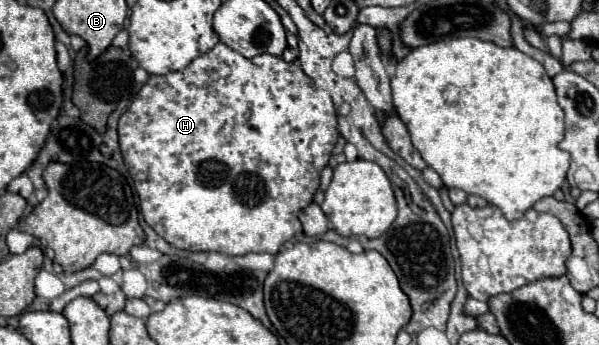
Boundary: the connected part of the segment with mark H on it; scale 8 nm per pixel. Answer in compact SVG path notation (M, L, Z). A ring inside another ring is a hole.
M224 43L214 45L208 53L196 57L184 71L174 71L168 75L150 75L134 97L128 111L118 121L120 149L124 163L134 179L136 193L140 197L140 211L144 221L170 245L186 251L218 251L224 255L246 255L246 253L272 253L276 255L280 247L302 229L298 213L313 202L316 189L320 187L320 171L328 165L332 149L338 141L336 129L336 111L330 95L312 83L312 79L292 63L286 63L282 57L258 55L252 59L242 57L238 51L226 47Z

